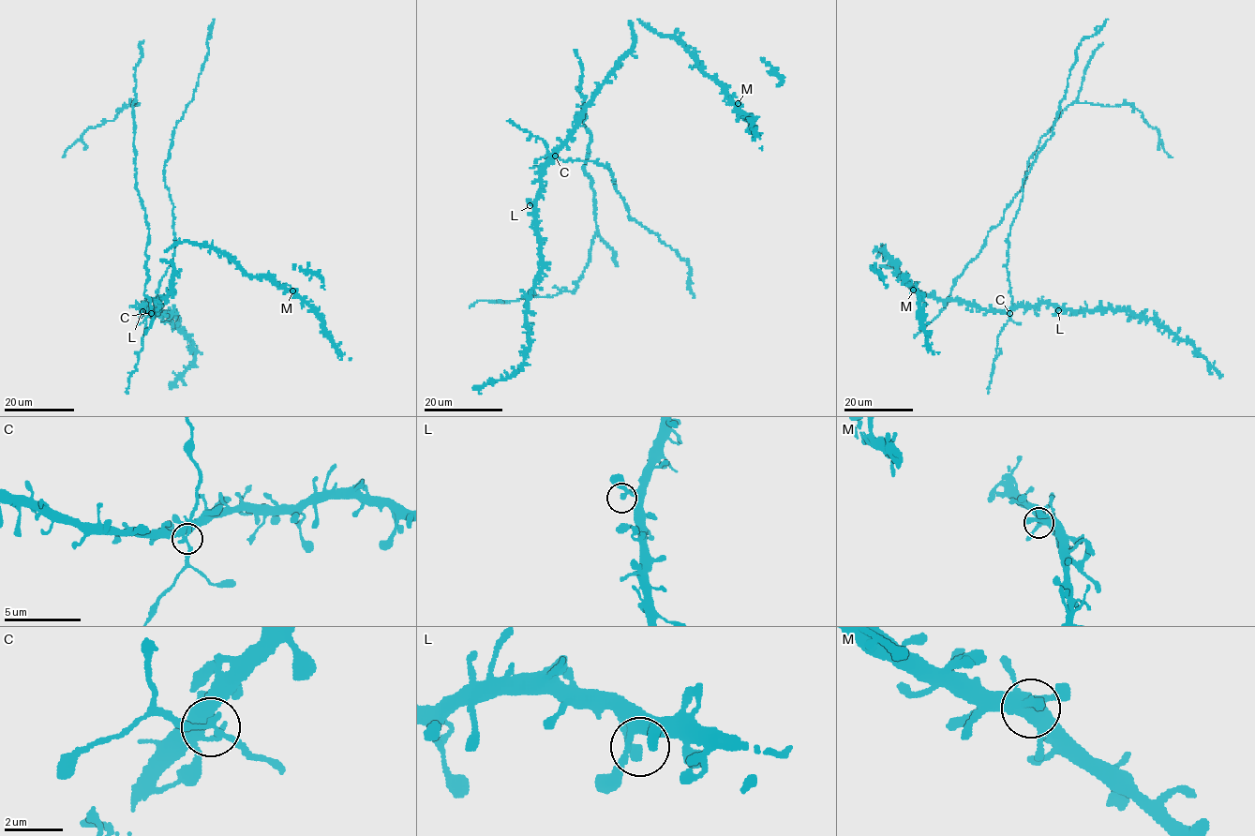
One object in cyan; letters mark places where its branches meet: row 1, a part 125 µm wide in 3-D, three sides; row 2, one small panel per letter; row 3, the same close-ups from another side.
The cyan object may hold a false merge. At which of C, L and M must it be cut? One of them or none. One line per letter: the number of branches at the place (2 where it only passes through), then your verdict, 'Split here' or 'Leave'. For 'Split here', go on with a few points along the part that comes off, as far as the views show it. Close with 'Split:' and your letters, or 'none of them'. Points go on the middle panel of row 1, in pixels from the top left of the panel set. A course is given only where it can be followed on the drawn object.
C: Branches: 3. Leave
L: Branches: 3. Leave
M: Branches: 3. Leave
Split: none of them

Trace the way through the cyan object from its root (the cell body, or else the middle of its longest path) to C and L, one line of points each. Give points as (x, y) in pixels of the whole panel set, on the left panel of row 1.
C: (160, 296), (164, 297), (160, 299), (159, 308), (151, 313)
L: (160, 296), (164, 297), (160, 299), (159, 308), (148, 311), (141, 306), (144, 305), (142, 311)

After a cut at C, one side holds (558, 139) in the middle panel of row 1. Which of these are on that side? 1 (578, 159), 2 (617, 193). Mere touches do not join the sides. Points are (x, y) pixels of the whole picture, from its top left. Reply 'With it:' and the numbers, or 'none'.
With it: none

